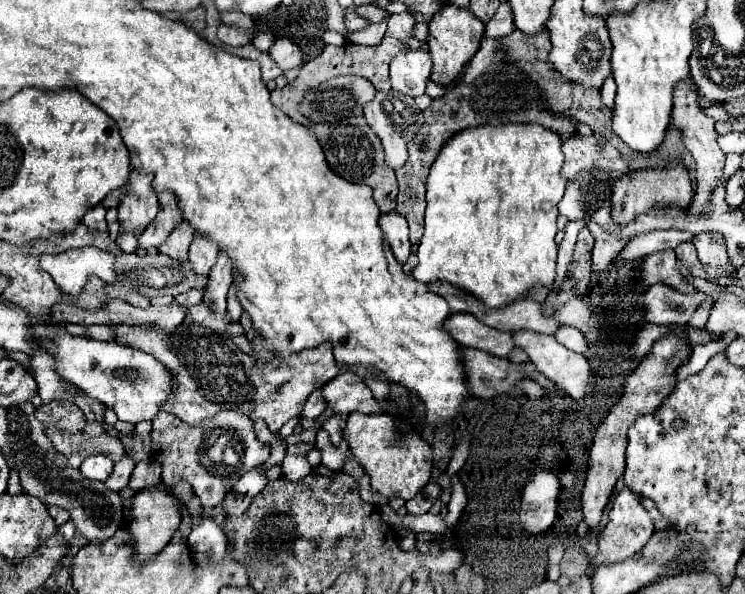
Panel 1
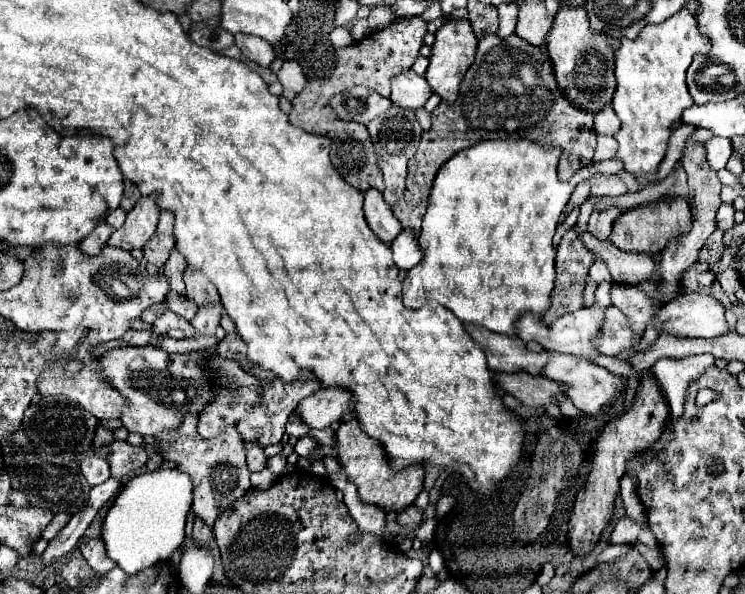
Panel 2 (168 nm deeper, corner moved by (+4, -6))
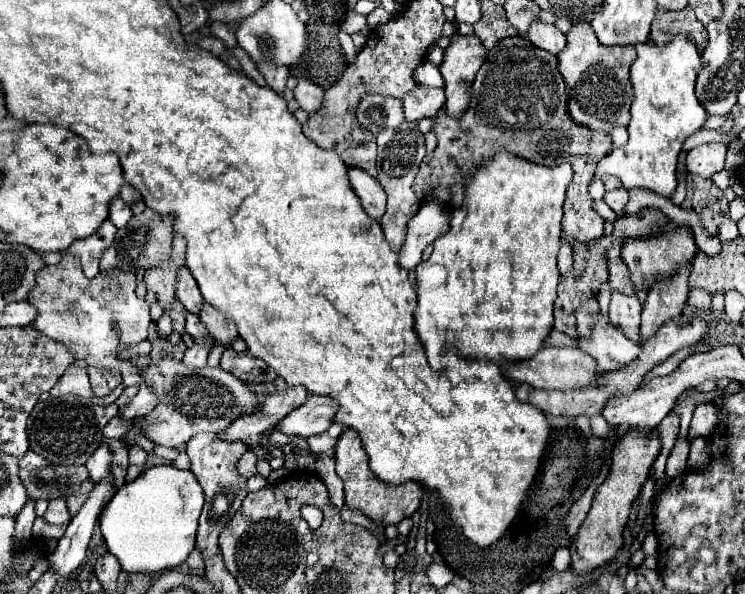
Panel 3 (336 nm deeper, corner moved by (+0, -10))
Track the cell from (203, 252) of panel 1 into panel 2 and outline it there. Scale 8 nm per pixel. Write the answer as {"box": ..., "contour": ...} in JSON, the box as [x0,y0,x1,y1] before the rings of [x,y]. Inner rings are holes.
{"box":[184,268,220,306],"contour":[[[186,268],[184,282],[186,282],[186,296],[198,306],[206,302],[220,302],[218,292],[214,290],[214,284],[204,276],[204,272],[196,268]]]}

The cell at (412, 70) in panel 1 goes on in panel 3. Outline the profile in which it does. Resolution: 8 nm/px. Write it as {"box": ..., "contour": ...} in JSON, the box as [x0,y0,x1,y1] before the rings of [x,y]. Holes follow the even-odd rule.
{"box":[402,86,446,120],"contour":[[[416,86],[410,94],[402,98],[406,120],[422,120],[432,118],[436,112],[444,106],[446,96],[442,88],[430,88],[430,86]]]}

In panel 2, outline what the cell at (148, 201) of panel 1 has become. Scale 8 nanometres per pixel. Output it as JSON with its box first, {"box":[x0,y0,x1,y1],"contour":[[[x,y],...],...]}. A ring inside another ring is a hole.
{"box":[108,196,160,250],"contour":[[[142,196],[136,202],[136,206],[128,212],[124,226],[110,236],[108,244],[122,250],[142,248],[150,240],[150,236],[156,232],[158,214],[160,214],[160,208],[154,202],[154,198]]]}

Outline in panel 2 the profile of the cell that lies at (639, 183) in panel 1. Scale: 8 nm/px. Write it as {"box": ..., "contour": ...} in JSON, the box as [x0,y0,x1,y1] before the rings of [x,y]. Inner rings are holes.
{"box":[610,196,692,256],"contour":[[[668,196],[664,200],[660,200],[654,208],[646,208],[646,206],[638,206],[632,210],[622,212],[612,226],[612,234],[610,234],[610,242],[626,252],[646,252],[650,256],[658,254],[670,238],[688,232],[692,226],[692,212],[690,212],[690,204],[686,198],[682,196]]]}

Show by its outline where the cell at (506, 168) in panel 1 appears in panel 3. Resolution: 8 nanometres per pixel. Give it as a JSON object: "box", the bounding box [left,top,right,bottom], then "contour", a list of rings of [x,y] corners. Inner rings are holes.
{"box":[414,154,572,368],"contour":[[[496,154],[486,166],[482,166],[468,180],[470,182],[466,182],[466,200],[464,200],[462,208],[456,208],[452,212],[450,232],[440,236],[434,242],[432,256],[416,268],[418,308],[414,312],[414,324],[416,324],[416,332],[420,336],[420,342],[426,350],[426,356],[428,356],[432,368],[436,368],[436,356],[440,356],[440,352],[448,352],[448,350],[454,350],[456,354],[460,354],[464,358],[490,360],[490,362],[498,364],[500,368],[506,362],[510,364],[510,362],[516,362],[516,360],[528,360],[544,346],[544,340],[548,338],[548,334],[554,326],[552,306],[554,306],[554,300],[556,300],[556,286],[558,286],[556,258],[558,258],[558,250],[560,250],[560,222],[562,222],[562,216],[564,216],[562,206],[564,206],[564,198],[566,198],[566,188],[572,182],[572,166],[570,164],[560,164],[560,166],[548,168],[548,166],[538,166],[538,164],[526,162],[524,158],[518,158],[518,156],[512,156],[512,154]]]}

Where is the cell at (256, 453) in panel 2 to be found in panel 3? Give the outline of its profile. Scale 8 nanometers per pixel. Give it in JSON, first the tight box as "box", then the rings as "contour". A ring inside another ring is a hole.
{"box":[238,452,256,478],"contour":[[[246,452],[240,460],[238,460],[238,474],[242,474],[244,478],[250,478],[256,474],[256,454],[254,452]]]}

